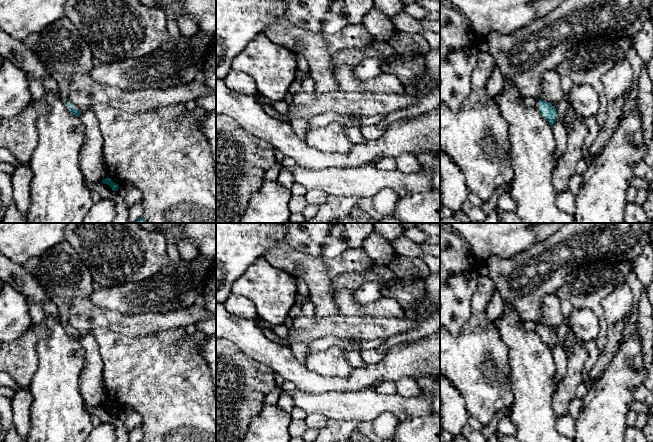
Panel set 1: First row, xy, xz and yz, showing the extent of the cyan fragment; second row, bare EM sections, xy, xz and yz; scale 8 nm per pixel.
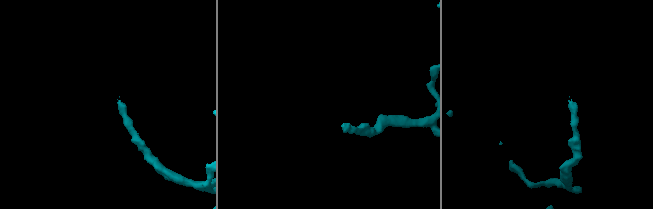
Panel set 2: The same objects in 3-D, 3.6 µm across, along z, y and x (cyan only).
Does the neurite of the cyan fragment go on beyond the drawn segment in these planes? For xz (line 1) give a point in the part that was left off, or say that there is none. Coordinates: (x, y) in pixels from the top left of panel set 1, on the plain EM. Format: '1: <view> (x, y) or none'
1: none

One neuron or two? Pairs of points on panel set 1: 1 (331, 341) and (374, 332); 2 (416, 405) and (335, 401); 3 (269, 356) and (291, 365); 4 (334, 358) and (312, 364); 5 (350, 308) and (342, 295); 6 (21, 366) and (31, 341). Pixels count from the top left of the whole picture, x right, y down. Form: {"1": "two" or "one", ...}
{"1": "two", "2": "one", "3": "one", "4": "one", "5": "one", "6": "one"}

